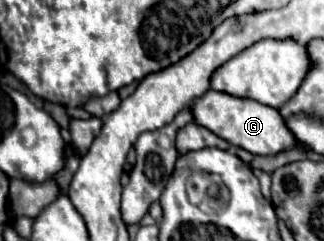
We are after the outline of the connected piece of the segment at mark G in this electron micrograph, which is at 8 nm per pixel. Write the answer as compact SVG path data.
M207 90L201 98L193 100L189 110L195 124L211 130L215 136L227 140L231 146L245 148L251 154L277 154L297 144L293 134L285 126L281 114L275 108L269 108L249 98L237 98L225 92Z

